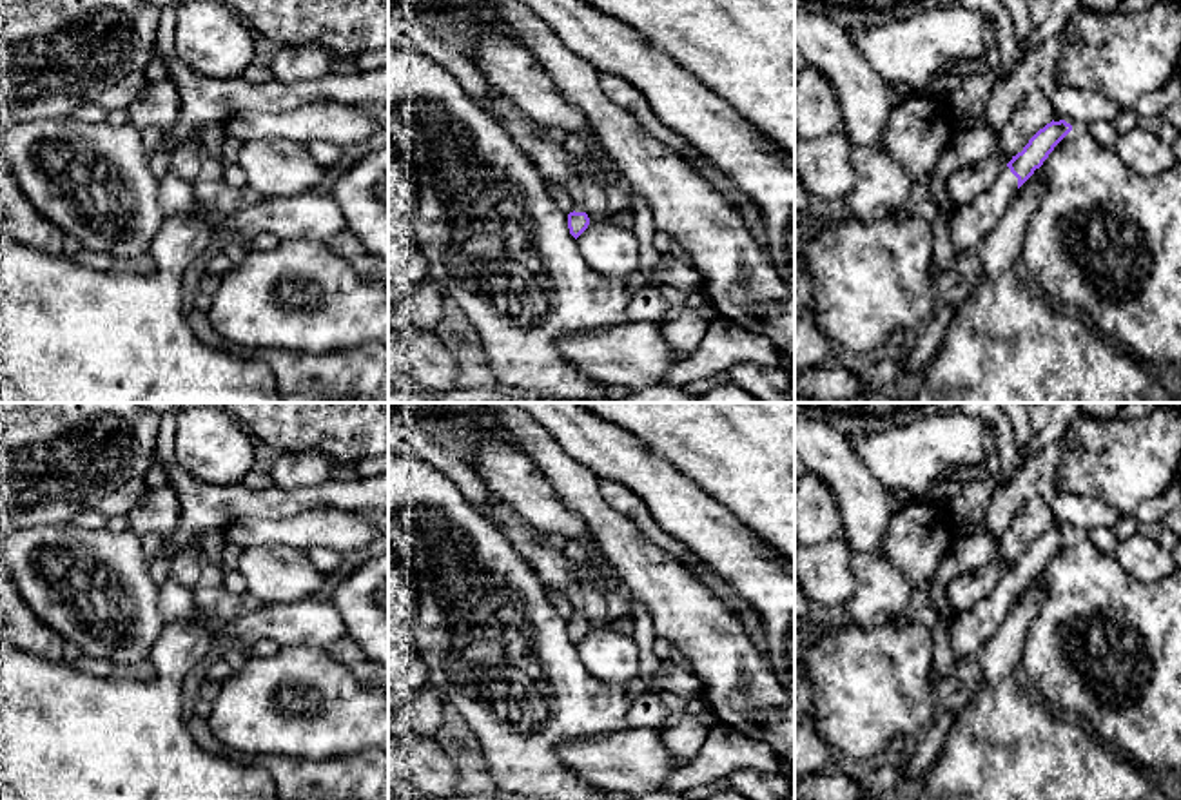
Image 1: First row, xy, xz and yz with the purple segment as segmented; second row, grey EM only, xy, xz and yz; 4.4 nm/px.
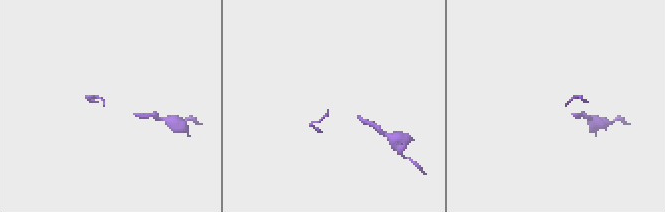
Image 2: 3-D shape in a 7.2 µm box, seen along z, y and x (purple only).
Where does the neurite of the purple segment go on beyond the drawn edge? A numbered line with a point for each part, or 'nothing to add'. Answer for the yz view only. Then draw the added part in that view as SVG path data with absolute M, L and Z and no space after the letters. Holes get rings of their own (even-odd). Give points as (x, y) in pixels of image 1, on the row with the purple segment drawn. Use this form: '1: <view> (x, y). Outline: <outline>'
1: yz (969, 224). Outline: M1005 167L987 192L981 192L971 203L952 207L947 227L958 252L978 247L1001 220L1016 190L1018 178Z

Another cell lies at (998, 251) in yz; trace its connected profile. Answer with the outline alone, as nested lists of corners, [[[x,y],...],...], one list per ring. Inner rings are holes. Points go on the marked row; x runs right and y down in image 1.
[[[1039,167],[974,249],[983,278],[956,305],[934,359],[911,385],[911,403],[1174,403],[1123,346],[1110,345],[1081,314],[1034,296],[1012,274],[1045,190]]]

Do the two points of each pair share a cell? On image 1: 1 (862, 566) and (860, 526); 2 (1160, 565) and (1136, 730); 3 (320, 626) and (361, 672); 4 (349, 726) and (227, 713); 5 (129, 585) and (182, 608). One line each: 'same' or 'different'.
1: different
2: different
3: different
4: same
5: different

